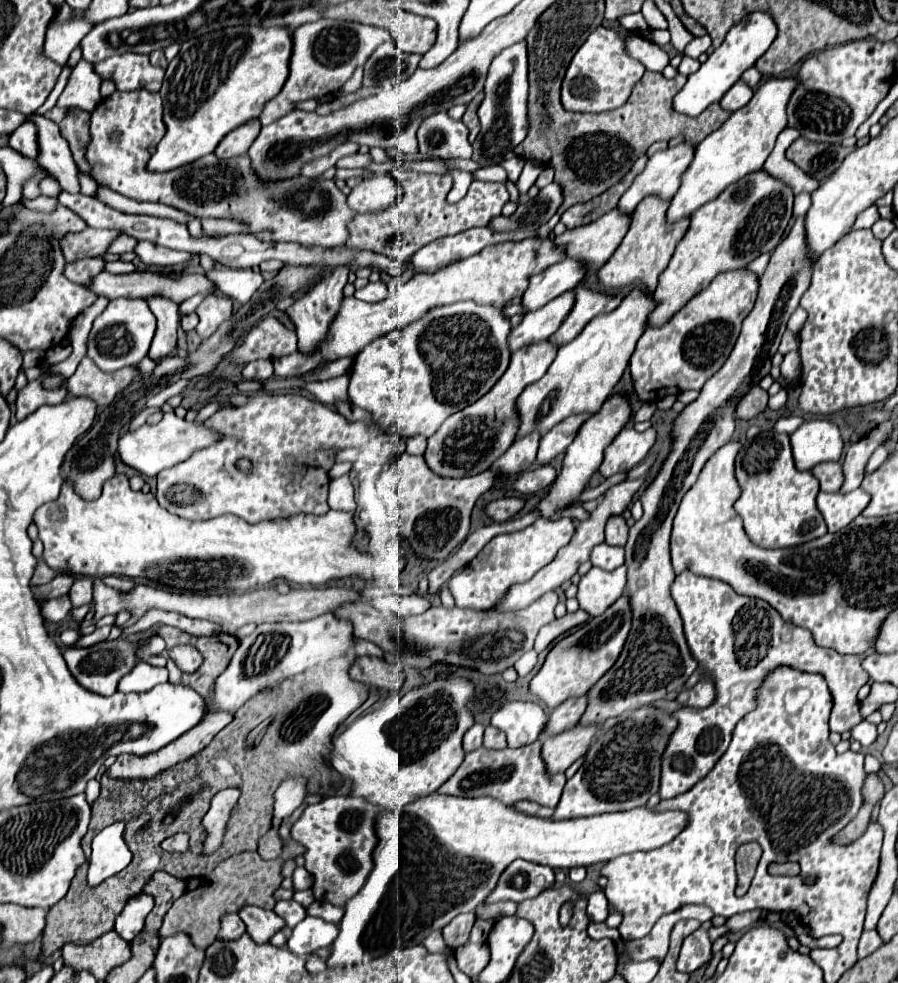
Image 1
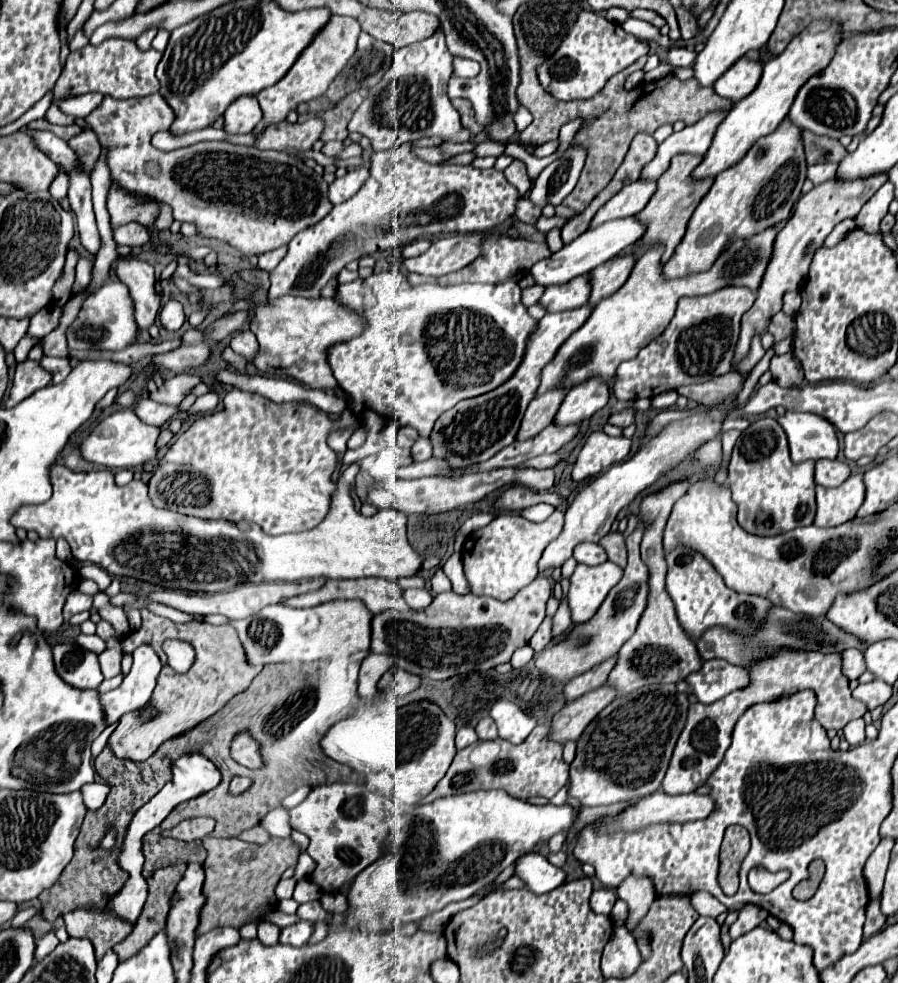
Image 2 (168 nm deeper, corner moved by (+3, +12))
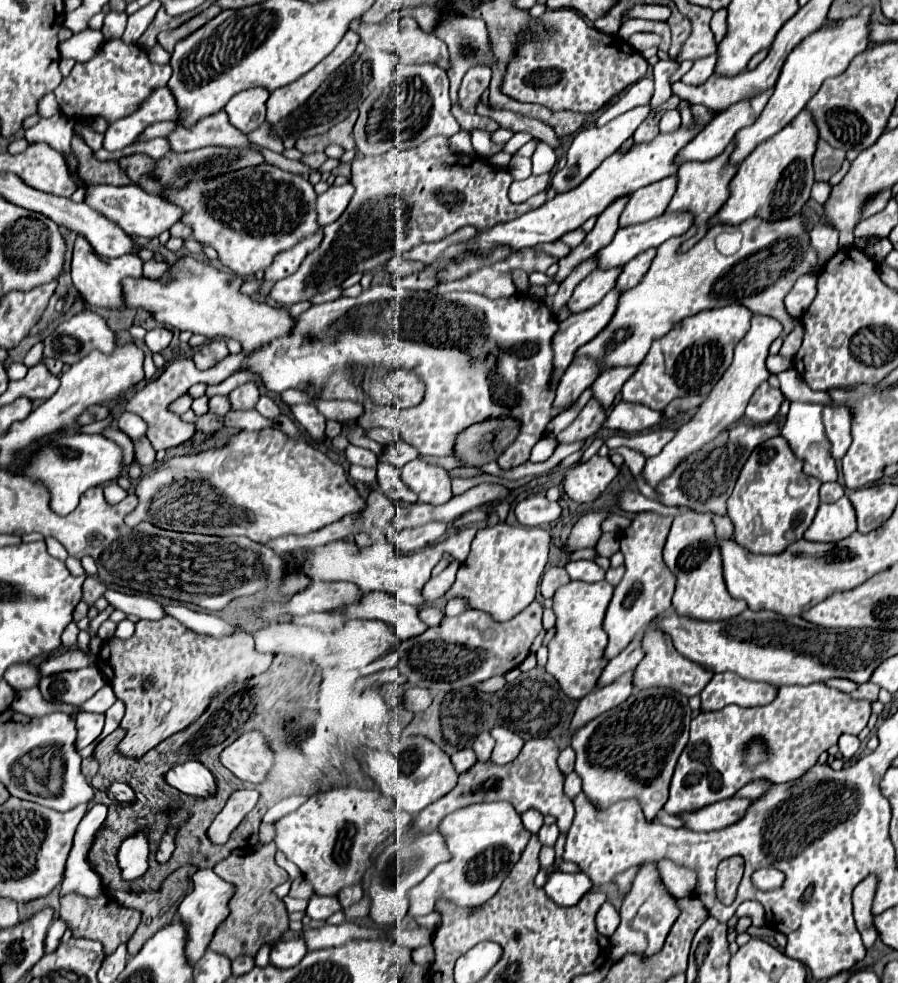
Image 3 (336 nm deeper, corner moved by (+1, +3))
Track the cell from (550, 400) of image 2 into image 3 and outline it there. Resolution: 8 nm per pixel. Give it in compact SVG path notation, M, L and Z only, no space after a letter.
M577 358L575 362L571 362L555 390L553 408L565 408L567 404L575 402L581 392L585 392L599 376L597 372L599 370L595 370L595 364L589 358Z

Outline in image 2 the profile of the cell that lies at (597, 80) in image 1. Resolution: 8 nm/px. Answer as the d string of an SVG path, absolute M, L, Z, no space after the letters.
M583 9L577 15L575 25L569 29L557 51L537 67L539 83L559 101L573 99L591 99L595 93L603 89L609 77L627 65L635 63L639 57L647 55L649 45L629 33L623 31L621 25L607 21L603 15L595 11Z

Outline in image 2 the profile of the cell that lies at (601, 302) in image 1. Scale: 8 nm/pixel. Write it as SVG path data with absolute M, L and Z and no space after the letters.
M619 255L619 257L609 259L607 263L599 265L591 273L593 289L591 289L589 301L593 305L597 305L601 299L613 295L627 281L633 265L635 265L635 257L633 255Z

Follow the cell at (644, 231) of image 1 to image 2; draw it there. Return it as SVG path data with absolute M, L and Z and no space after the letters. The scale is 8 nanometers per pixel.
M675 155L669 171L665 171L665 175L661 175L657 179L657 193L653 195L653 199L647 203L647 207L637 215L643 223L647 223L647 231L643 235L643 239L637 241L637 245L665 245L667 251L663 253L663 263L669 261L669 257L673 255L675 247L681 243L687 223L695 211L695 207L699 205L699 201L707 195L709 187L713 185L713 177L705 177L705 179L695 179L691 177L693 169L701 163L703 155Z

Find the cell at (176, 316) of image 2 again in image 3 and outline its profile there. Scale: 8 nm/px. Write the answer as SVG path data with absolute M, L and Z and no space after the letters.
M159 326L159 328L153 328L153 330L147 332L147 336L145 336L145 344L149 346L151 352L161 352L161 350L165 350L165 348L169 346L171 338L173 338L173 332L171 332L169 328Z

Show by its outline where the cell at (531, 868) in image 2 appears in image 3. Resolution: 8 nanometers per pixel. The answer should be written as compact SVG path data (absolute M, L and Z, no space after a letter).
M553 870L543 886L545 894L559 906L573 906L581 900L583 894L591 890L591 880L587 874L565 874L561 870Z

